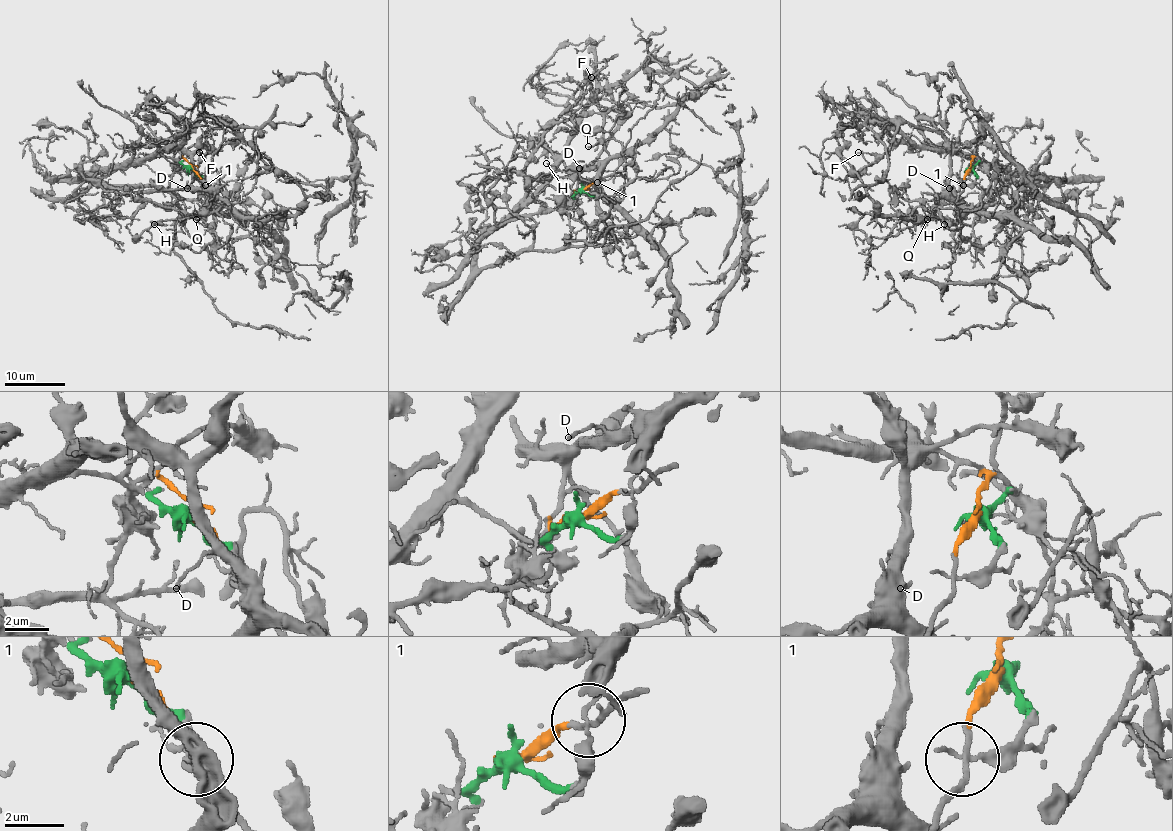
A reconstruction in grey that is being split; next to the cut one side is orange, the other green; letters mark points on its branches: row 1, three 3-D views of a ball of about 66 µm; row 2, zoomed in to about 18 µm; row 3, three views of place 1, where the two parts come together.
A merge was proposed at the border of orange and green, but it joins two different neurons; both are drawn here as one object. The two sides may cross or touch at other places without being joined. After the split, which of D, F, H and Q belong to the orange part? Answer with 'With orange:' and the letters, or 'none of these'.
With orange: D, F, H, Q

